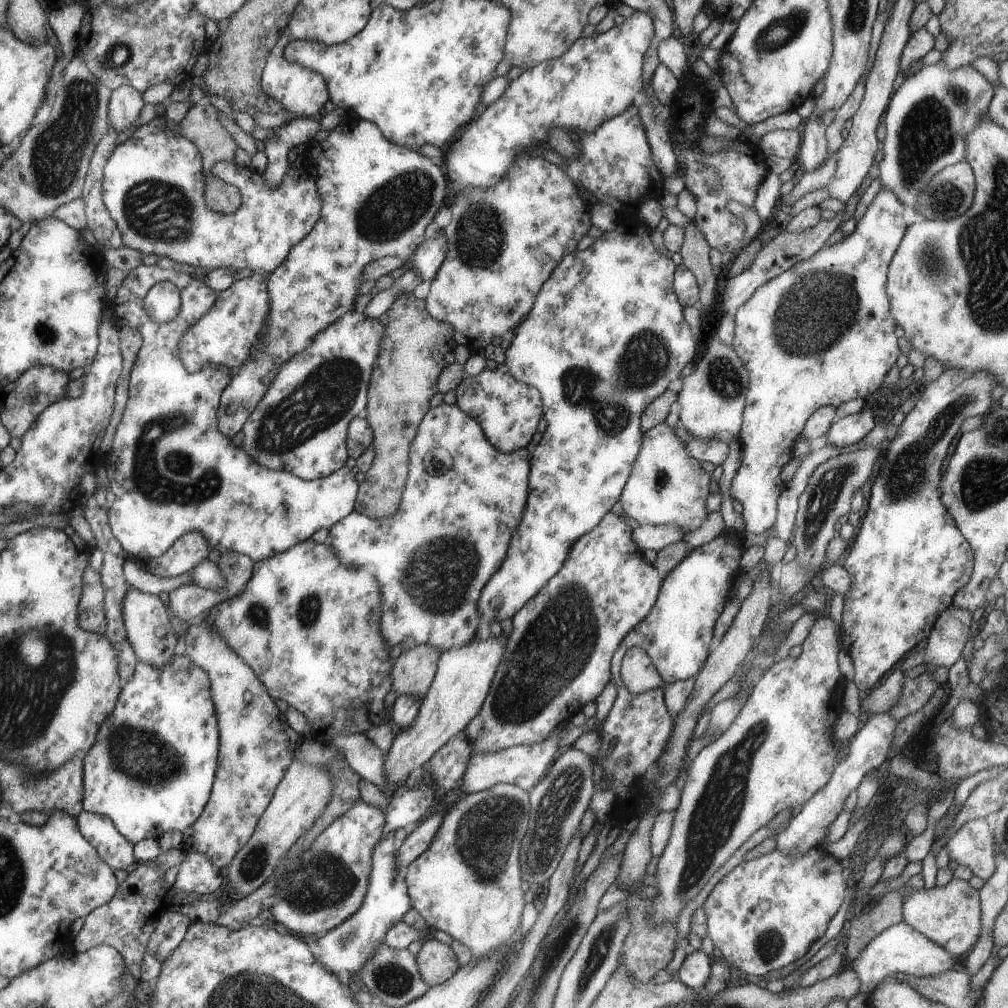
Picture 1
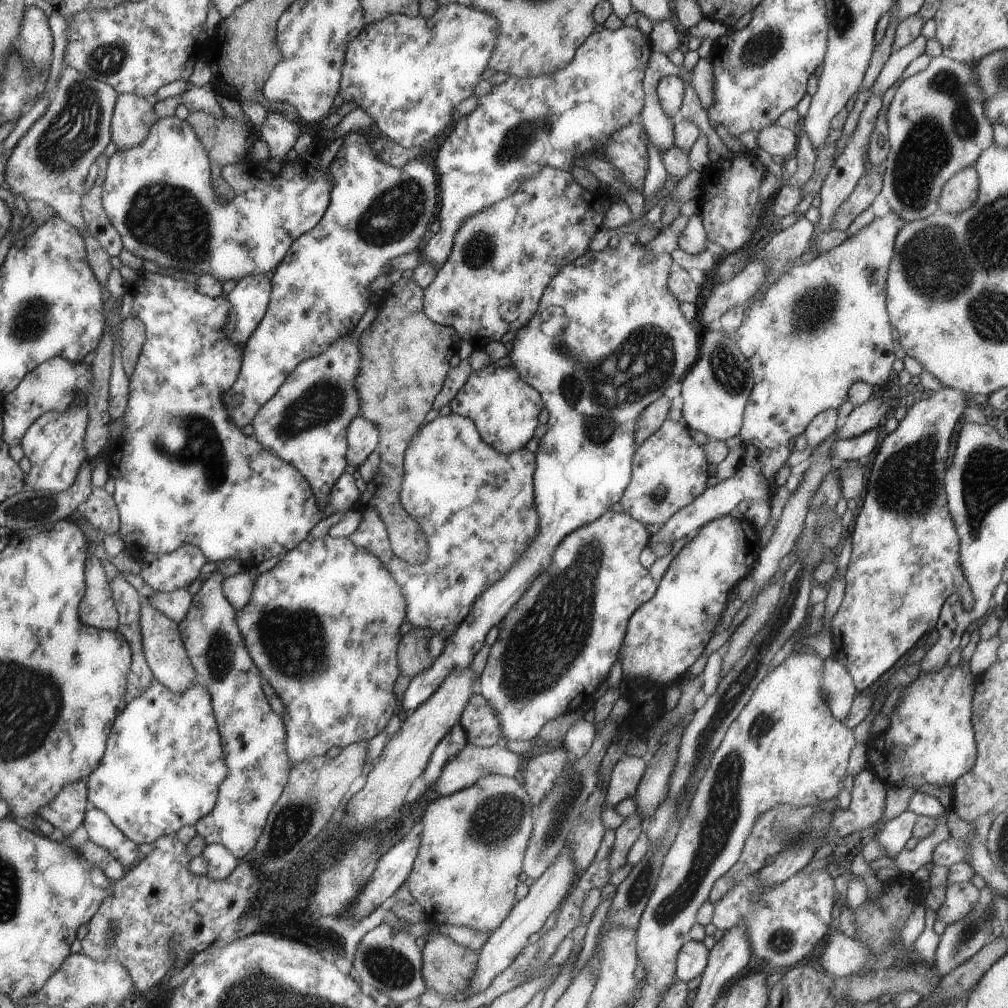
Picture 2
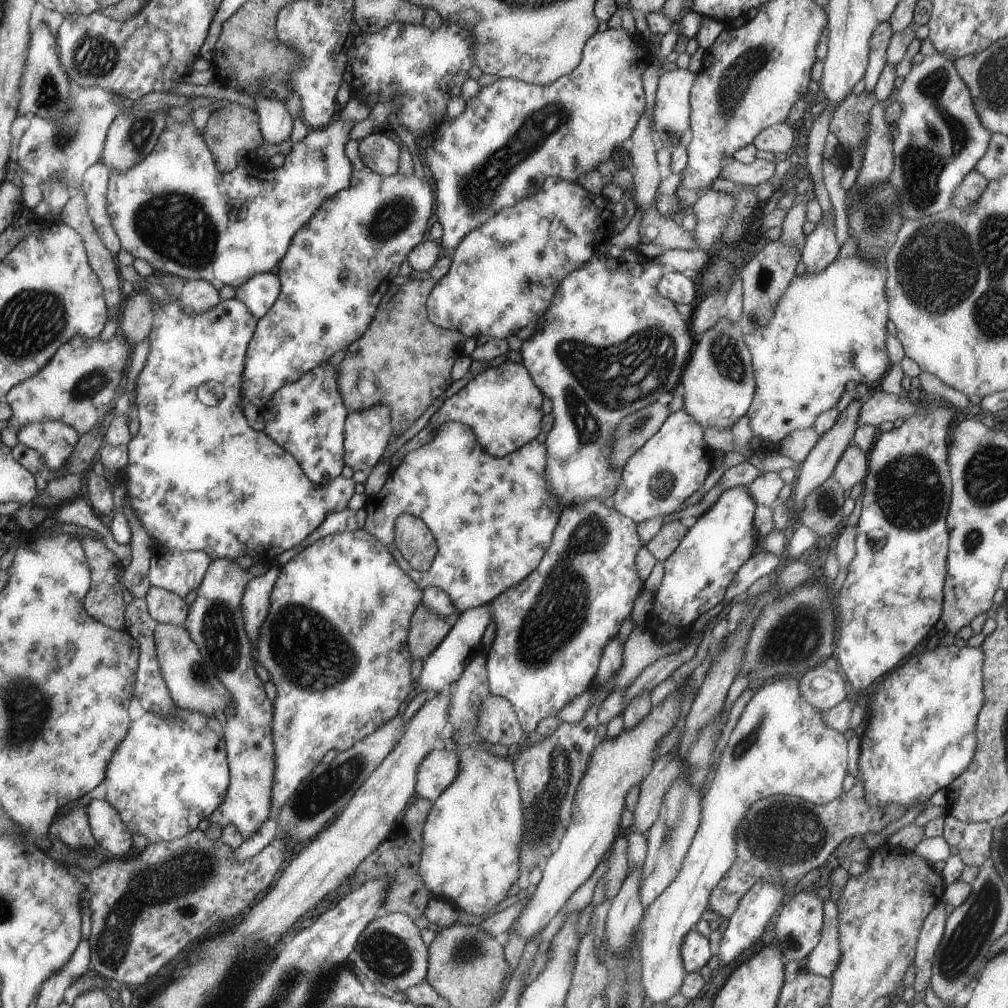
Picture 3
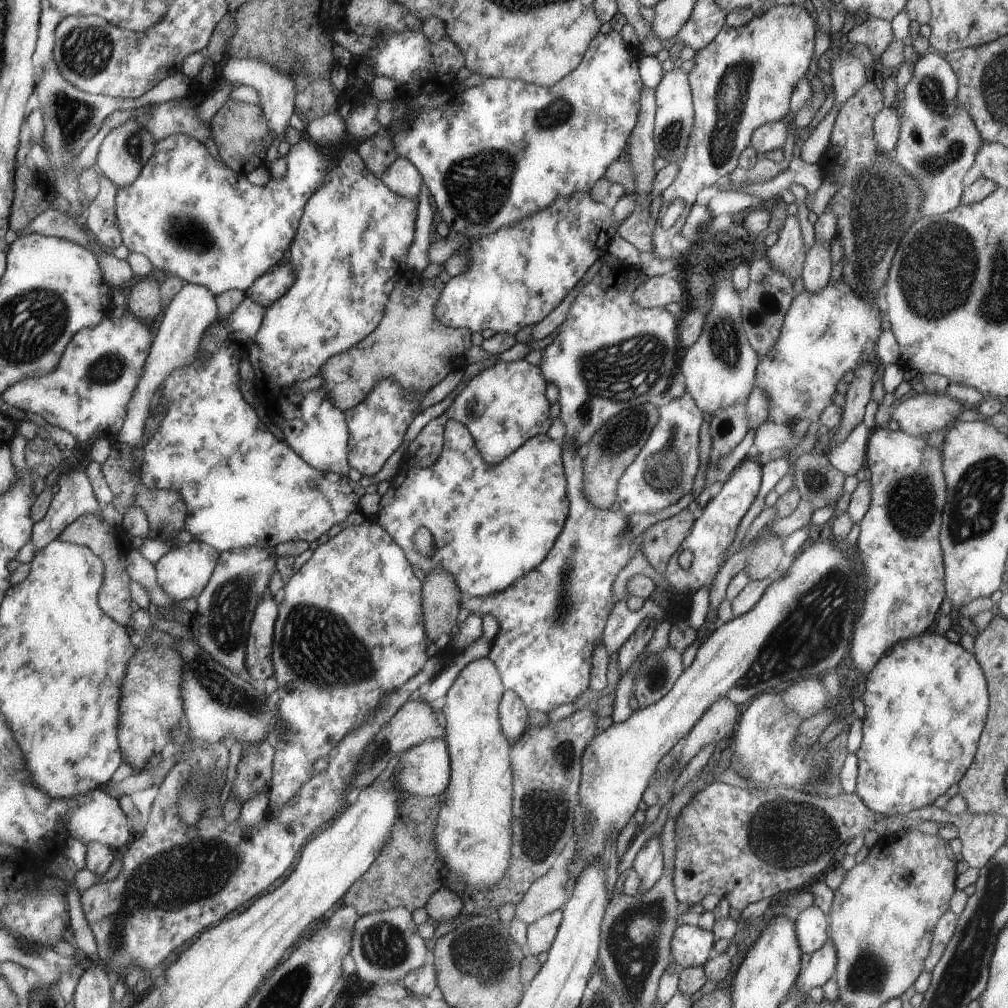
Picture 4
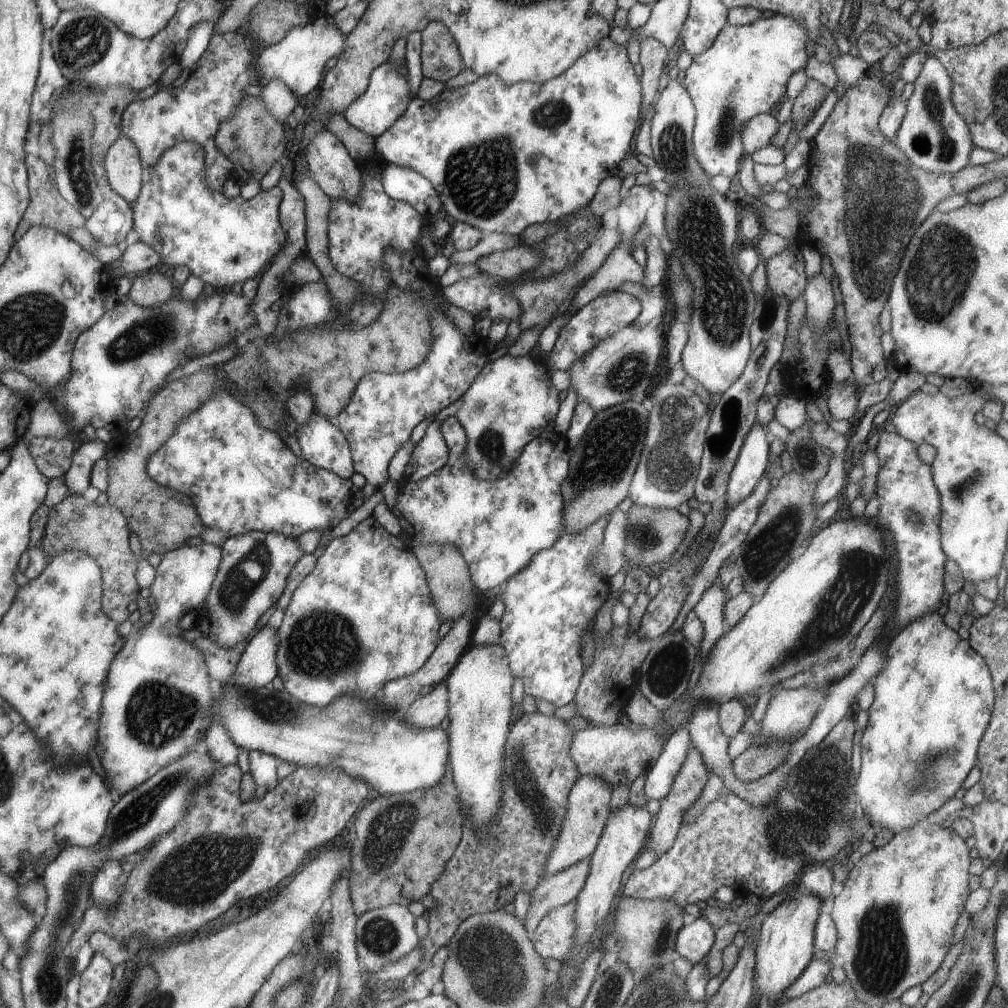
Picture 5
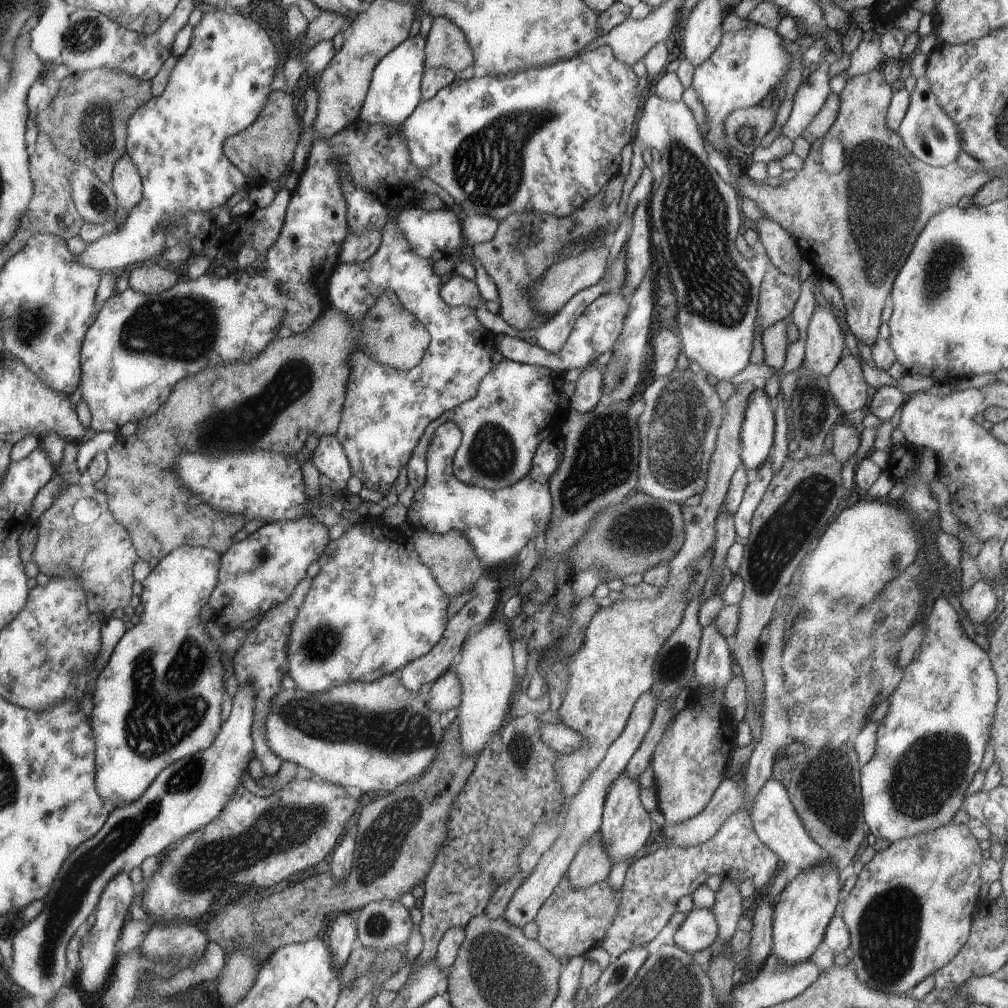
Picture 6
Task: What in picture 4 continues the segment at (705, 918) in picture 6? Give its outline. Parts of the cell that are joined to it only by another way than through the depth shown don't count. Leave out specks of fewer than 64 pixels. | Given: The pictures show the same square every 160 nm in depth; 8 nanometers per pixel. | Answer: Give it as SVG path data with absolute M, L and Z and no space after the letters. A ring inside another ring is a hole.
M682 923L673 932L671 958L682 969L702 966L714 954L715 941L712 931Z

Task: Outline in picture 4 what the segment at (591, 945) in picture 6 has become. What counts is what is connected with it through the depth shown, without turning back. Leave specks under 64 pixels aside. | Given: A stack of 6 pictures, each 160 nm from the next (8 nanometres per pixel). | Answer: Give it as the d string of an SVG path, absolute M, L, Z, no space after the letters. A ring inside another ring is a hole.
M562 908L556 909L527 926L527 937L523 948L528 956L537 957L538 954L550 950L554 939L557 938L563 914Z

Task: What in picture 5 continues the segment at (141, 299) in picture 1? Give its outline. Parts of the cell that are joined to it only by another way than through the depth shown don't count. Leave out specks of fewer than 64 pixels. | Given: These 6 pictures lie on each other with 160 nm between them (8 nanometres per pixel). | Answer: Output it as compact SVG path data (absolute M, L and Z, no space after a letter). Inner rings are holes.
M228 389L214 390L210 400L202 402L196 412L178 424L174 435L150 456L146 472L158 485L189 496L205 528L229 533L231 537L248 532L276 532L297 538L310 531L329 531L348 518L348 500L352 500L354 506L364 502L362 492L352 486L350 479L342 480L336 473L315 468L304 458L294 456L280 436L262 428L254 412L234 398Z

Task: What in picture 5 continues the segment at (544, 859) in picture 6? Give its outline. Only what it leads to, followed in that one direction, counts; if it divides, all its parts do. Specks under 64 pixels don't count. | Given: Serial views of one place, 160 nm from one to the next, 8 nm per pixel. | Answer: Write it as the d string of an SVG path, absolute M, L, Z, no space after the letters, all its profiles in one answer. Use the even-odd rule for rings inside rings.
M580 775L577 783L574 784L573 791L569 794L569 811L566 812L565 823L562 824L561 837L558 838L554 848L550 850L542 877L561 872L594 853L610 816L612 792L612 786L608 786L602 778Z

